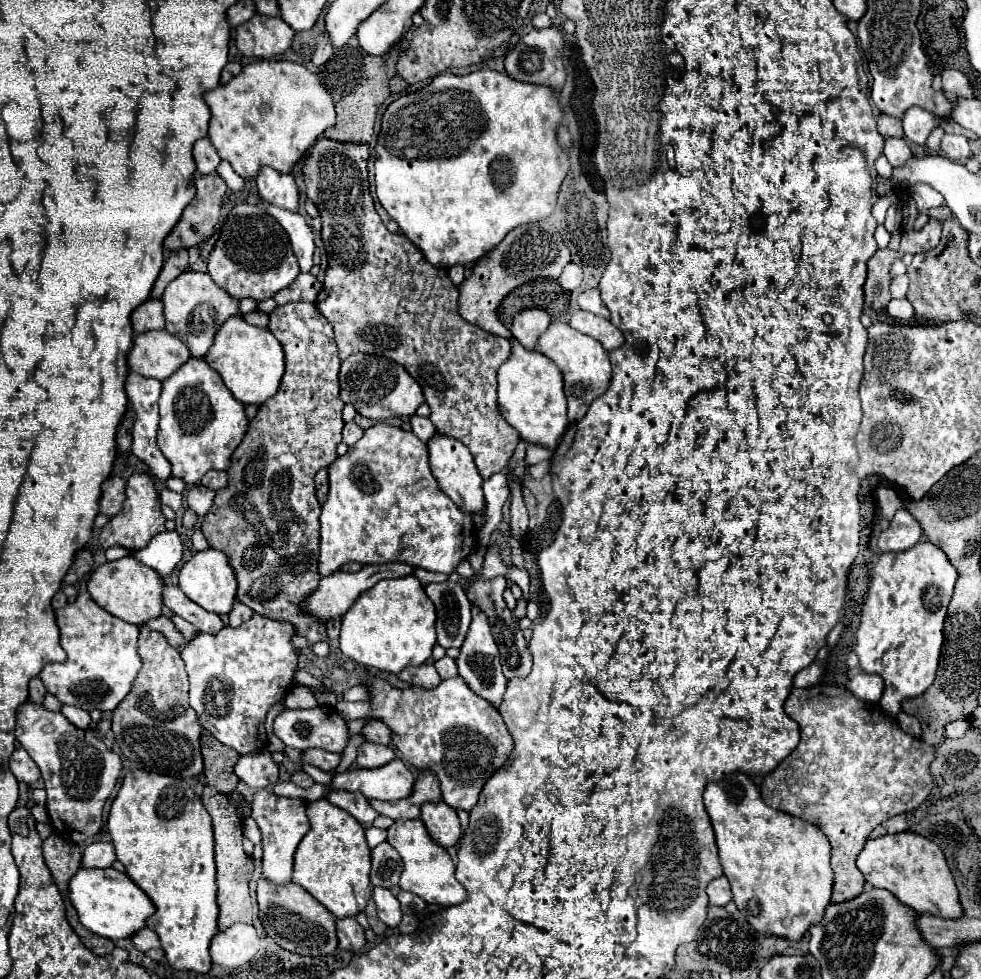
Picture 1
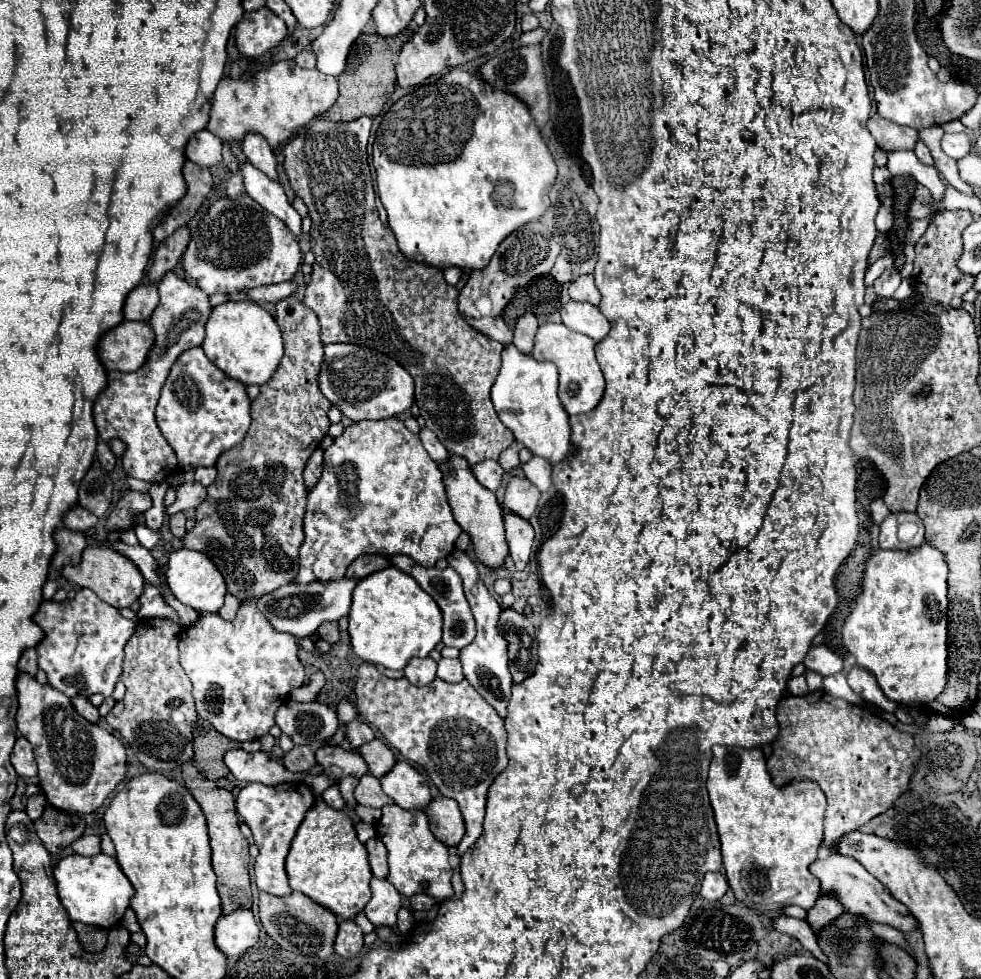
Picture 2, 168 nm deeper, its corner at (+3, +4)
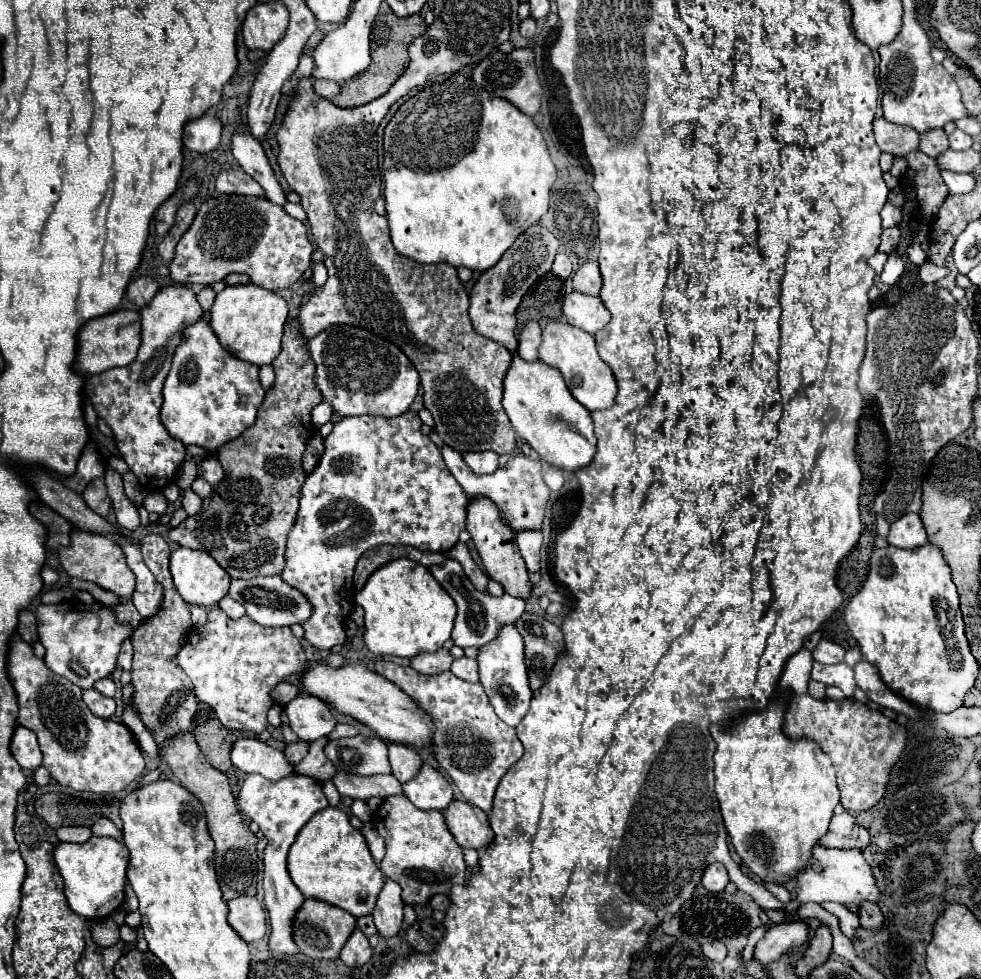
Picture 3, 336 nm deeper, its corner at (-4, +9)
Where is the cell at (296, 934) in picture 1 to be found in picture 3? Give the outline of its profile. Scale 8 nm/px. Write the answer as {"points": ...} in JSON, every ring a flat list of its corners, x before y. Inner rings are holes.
{"points":[[306,900,304,906,298,910,294,920,294,942,296,946,310,958,326,958,336,960,340,950,344,948,350,934,356,930,356,918,342,912,342,908,332,908,320,900]]}

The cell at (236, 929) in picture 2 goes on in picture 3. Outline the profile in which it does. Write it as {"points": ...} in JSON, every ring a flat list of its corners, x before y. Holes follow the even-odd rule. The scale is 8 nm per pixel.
{"points":[[238,896,228,902,228,922,242,940,258,942,266,936,266,914,256,896]]}

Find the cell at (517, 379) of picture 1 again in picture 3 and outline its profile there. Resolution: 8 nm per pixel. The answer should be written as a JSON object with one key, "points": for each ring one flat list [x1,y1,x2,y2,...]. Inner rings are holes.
{"points":[[514,356,504,380,502,406,516,430,516,436,528,442,532,450,538,452,540,460,568,472,586,468,592,462,596,454,594,422,590,412,572,400,572,394,556,368,540,360,526,362,520,356]]}

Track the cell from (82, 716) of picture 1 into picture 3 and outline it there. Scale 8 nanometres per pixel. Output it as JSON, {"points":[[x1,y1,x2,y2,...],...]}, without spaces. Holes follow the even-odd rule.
{"points":[[88,688,88,690,82,690,82,700,86,702,86,706,90,708,90,712,94,716,100,716,100,718,110,718,116,710,116,702,112,698,106,698,102,696,100,692,96,692,94,688]]}

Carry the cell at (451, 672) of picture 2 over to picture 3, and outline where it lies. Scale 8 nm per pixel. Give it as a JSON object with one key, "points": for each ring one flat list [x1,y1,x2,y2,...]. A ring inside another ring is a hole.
{"points":[[460,658,460,660,454,660,452,664,452,674,456,674,458,678,466,680,466,682,478,682,478,662,476,660,470,660,470,658]]}

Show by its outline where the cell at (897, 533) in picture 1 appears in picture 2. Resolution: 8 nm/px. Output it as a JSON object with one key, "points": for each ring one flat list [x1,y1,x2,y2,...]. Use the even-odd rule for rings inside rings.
{"points":[[891,513,883,523,881,523,881,535,879,535,879,547,881,549,911,549,919,547,923,543,923,523,915,513],[905,521,917,523,917,535,911,541,901,541,899,539,899,525]]}

